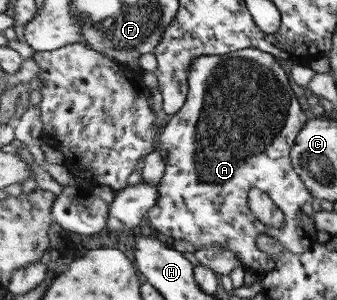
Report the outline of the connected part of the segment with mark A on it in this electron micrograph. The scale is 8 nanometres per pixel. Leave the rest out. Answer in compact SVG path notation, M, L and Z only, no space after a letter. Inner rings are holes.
M245 48L225 55L193 58L185 102L175 115L166 118L166 126L159 136L160 154L166 162L166 170L159 184L160 200L147 215L154 230L164 239L190 242L195 250L205 246L223 246L254 274L266 274L274 268L272 259L255 247L256 236L260 234L276 239L284 252L302 254L310 250L317 242L311 208L313 197L306 191L289 159L294 137L308 116L300 109L284 70L271 54L257 48ZM250 188L264 192L282 212L284 222L280 230L262 226L250 213L247 206Z

